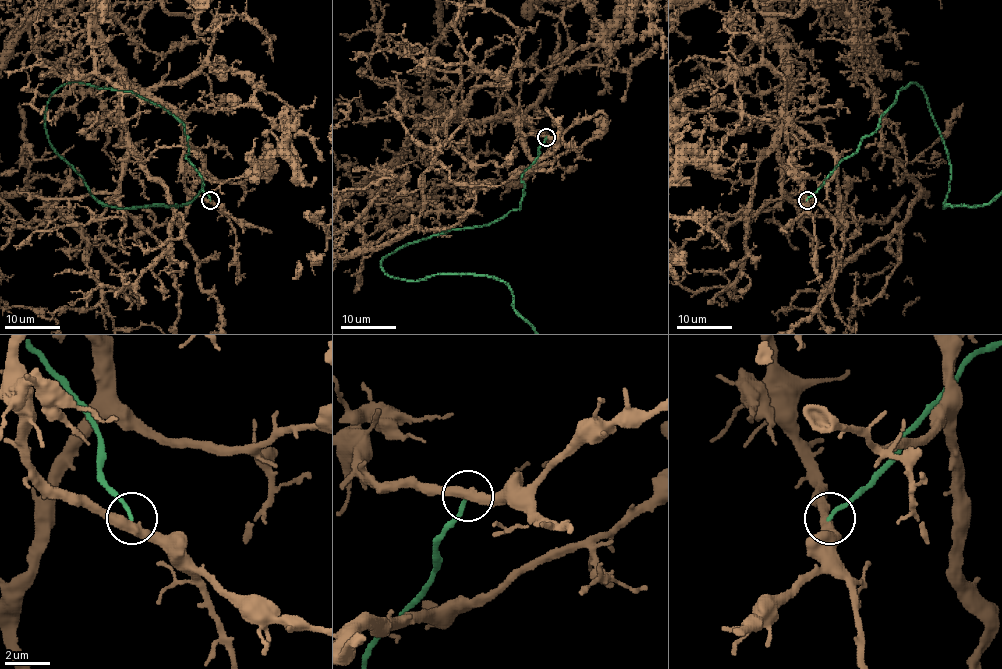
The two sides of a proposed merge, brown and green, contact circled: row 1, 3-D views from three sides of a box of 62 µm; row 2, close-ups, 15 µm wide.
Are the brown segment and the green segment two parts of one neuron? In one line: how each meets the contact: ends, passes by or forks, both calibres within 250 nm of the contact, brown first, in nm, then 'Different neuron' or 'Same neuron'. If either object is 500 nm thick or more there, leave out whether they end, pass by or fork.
At the ring brown passes by. At the ring green ends. Thickness 440 nm (brown) against 180 nm. Different neuron

